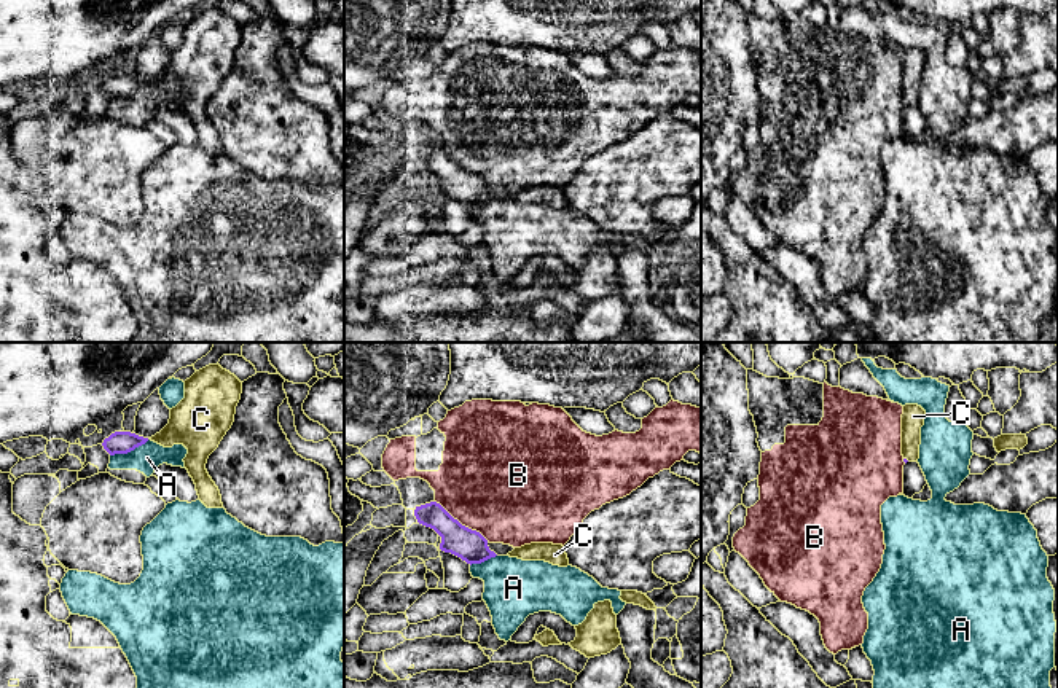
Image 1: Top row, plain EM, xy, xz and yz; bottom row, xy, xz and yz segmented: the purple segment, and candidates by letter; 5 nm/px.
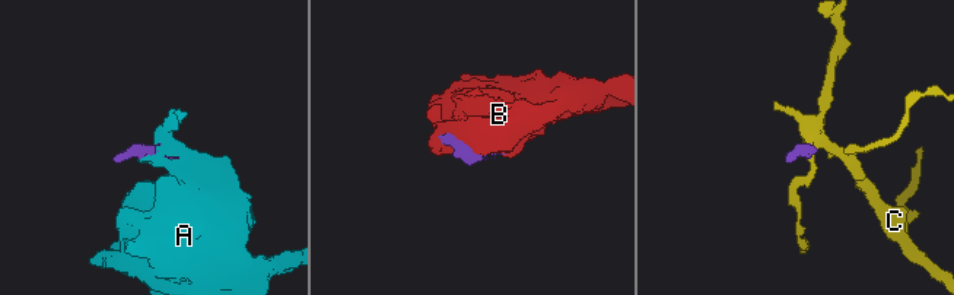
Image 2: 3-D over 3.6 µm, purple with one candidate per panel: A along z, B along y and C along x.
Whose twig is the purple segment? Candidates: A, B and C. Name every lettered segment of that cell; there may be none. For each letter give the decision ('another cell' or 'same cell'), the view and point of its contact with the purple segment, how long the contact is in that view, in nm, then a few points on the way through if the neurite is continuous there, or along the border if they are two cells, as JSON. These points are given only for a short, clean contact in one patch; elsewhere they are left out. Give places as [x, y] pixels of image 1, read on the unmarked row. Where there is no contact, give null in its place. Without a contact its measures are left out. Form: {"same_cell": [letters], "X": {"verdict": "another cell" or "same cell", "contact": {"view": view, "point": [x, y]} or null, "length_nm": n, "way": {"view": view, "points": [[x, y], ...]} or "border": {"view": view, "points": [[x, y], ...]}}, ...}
{"same_cell": ["C"], "A": {"verdict": "another cell", "contact": {"view": "xy", "point": [129, 94]}, "length_nm": 220, "border": {"view": "xy", "points": [[148, 83], [126, 96], [110, 99]]}}, "B": {"verdict": "another cell", "contact": {"view": "xz", "point": [461, 168]}, "length_nm": 340}, "C": {"verdict": "same cell", "contact": {"view": "yz", "point": [905, 102]}, "length_nm": 40, "way": {"view": "yz", "points": [[905, 104], [905, 102], [913, 59]]}}}

